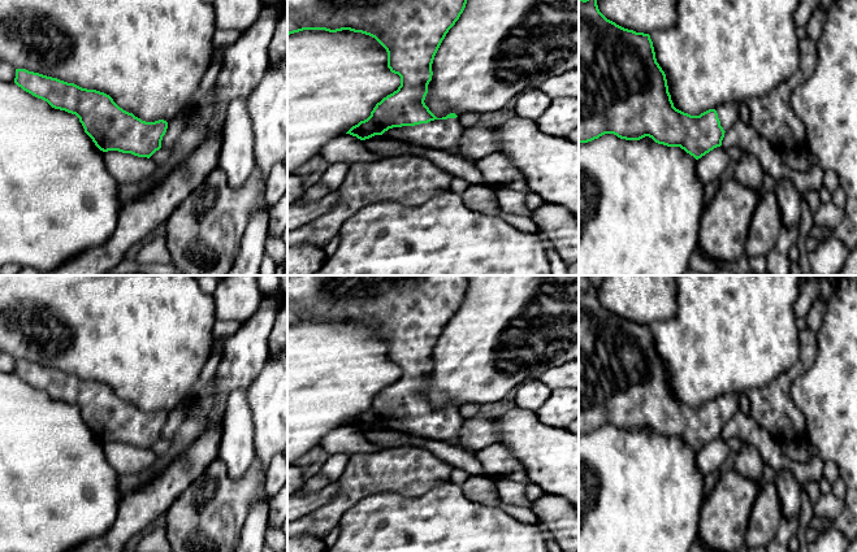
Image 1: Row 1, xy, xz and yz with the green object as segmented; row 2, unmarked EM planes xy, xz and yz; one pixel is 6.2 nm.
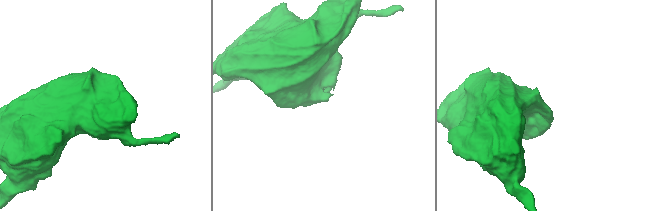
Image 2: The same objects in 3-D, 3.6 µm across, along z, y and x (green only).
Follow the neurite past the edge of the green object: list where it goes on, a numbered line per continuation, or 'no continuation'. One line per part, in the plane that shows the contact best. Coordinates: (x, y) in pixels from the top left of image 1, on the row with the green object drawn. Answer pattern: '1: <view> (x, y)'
1: xz (440, 134)

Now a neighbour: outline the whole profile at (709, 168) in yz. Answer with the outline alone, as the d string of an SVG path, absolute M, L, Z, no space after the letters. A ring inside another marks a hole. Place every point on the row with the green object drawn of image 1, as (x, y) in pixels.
M722 145L714 148L713 151L710 151L709 153L697 160L697 178L704 184L717 181L722 177L730 161L731 158L727 149L724 149Z

